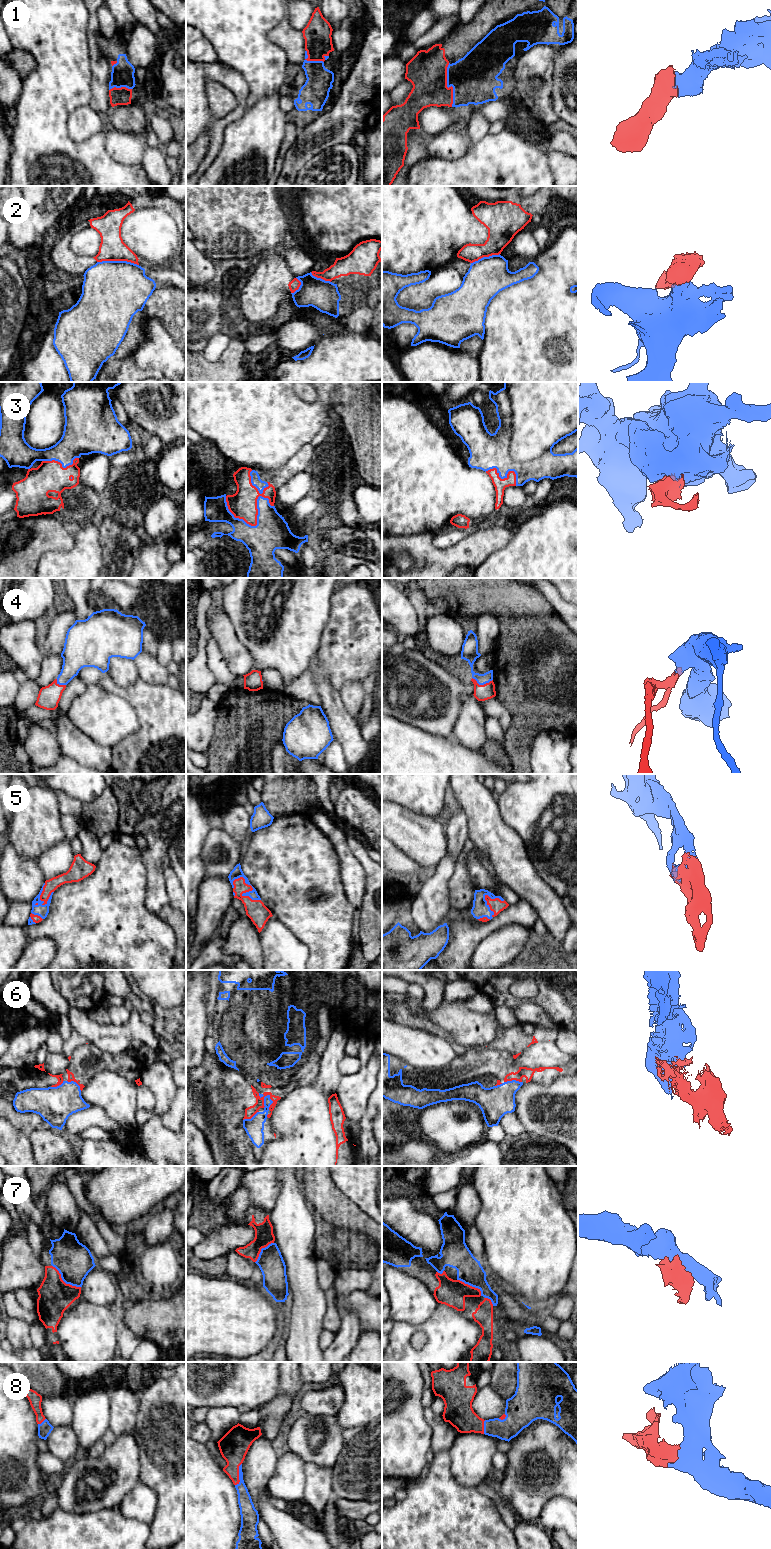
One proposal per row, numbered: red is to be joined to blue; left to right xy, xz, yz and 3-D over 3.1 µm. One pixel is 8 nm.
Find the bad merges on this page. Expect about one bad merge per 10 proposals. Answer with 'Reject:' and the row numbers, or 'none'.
Reject: 2

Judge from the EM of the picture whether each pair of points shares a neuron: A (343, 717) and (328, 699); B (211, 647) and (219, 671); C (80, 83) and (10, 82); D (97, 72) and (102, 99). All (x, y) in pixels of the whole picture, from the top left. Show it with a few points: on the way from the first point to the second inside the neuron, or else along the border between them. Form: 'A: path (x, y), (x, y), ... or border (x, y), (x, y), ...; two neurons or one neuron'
A: path (339, 713), (332, 706), (332, 703); one neuron
B: path (214, 653), (217, 665); one neuron
C: border (21, 79), (21, 93), (14, 105); two neurons
D: path (99, 79), (100, 92); one neuron

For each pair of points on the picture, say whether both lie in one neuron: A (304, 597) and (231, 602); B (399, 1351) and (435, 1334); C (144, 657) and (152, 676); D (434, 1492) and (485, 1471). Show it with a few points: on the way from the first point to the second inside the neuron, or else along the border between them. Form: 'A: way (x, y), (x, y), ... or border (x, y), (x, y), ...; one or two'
A: way (283, 624), (262, 647), (242, 629); one
B: way (409, 1351), (423, 1351), (430, 1344); one
C: way (145, 662), (151, 671); one
D: border (449, 1460), (455, 1479), (461, 1485), (476, 1487); two

